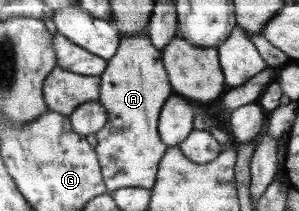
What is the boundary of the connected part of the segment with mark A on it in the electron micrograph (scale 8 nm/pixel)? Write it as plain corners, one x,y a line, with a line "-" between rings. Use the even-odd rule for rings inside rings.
122,34
117,54
100,75
100,103
107,109
109,120
105,128
96,133
97,152
108,193
122,188
151,189
157,181
162,156
169,149
161,140
157,126
161,109
175,92
165,69
164,55
147,35

